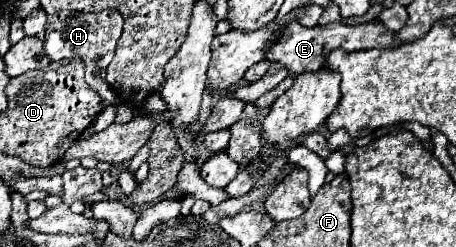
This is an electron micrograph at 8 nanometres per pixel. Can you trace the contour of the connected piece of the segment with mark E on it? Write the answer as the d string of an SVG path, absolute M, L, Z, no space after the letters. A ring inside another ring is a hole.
M295 20L295 22L287 22L287 34L283 34L283 38L279 38L279 42L275 42L275 46L271 46L271 50L267 52L267 60L285 64L289 74L301 74L305 70L317 72L323 68L325 54L335 48L343 48L349 52L369 50L369 48L391 48L391 46L401 44L401 42L395 42L395 34L397 32L387 30L379 20L373 20L367 24L357 24L357 26L339 22L339 24L315 26L315 28L305 28Z

